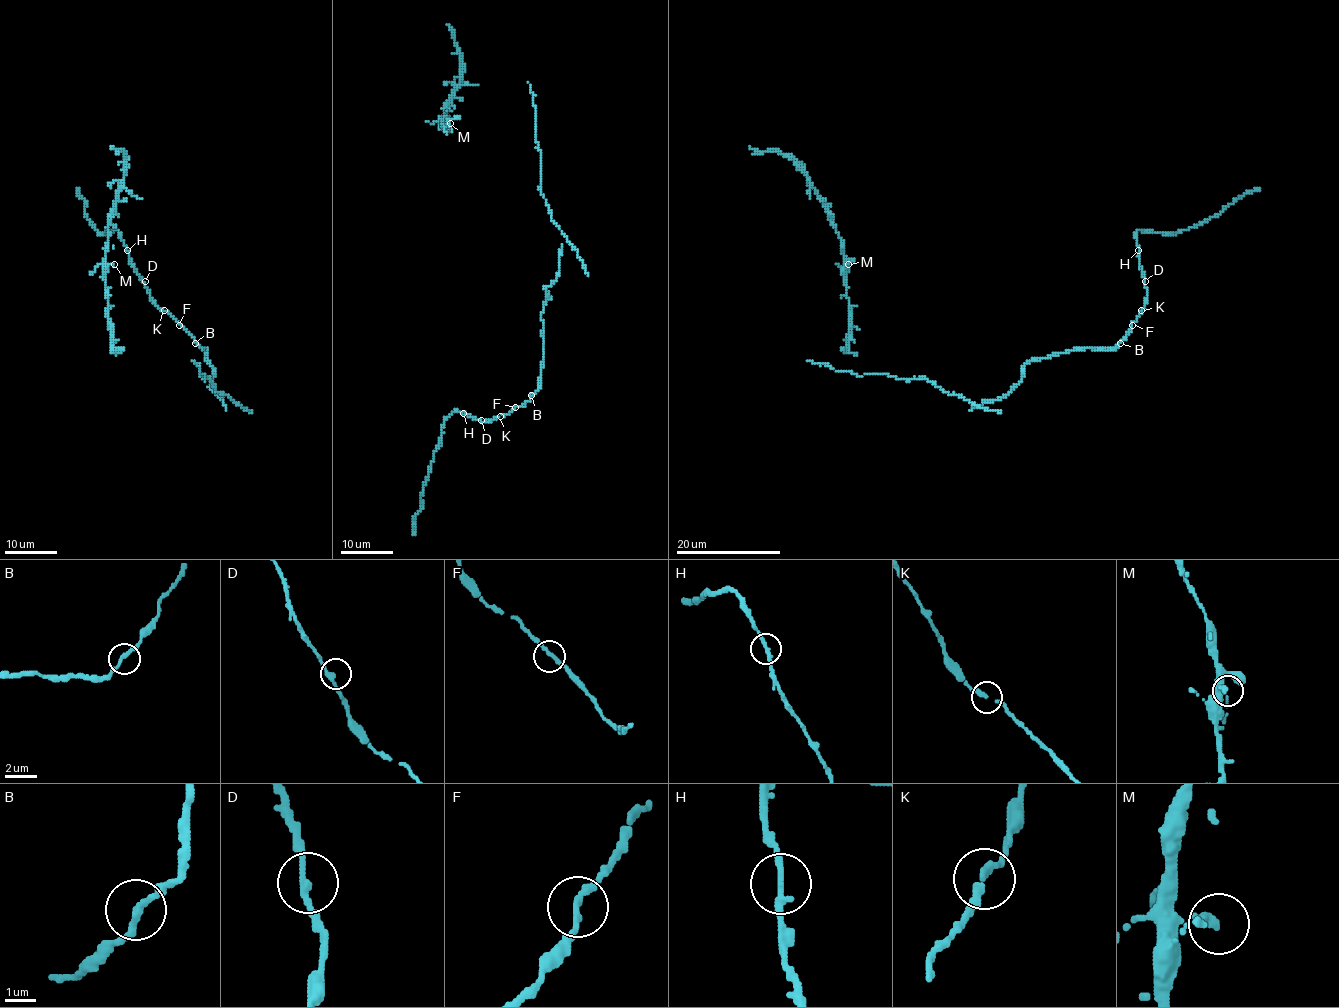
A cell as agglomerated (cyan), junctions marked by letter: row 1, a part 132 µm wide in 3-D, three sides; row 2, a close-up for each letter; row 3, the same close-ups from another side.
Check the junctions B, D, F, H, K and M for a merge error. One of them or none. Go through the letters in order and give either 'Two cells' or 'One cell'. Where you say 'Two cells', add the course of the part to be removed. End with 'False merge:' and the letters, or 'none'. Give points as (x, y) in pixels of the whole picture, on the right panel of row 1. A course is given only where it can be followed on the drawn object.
B: One cell
D: One cell
F: One cell
H: One cell
K: One cell
M: One cell
False merge: none

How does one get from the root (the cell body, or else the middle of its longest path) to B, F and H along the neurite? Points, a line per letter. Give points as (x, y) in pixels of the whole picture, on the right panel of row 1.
B: (953, 394), (972, 407), (999, 400), (1031, 360), (1074, 349), (1114, 349), (1120, 343)
F: (953, 394), (972, 407), (999, 400), (1031, 360), (1074, 349), (1114, 349), (1132, 325)
H: (953, 394), (972, 407), (980, 406), (1005, 397), (1031, 360), (1074, 349), (1114, 349), (1146, 301), (1139, 250)

